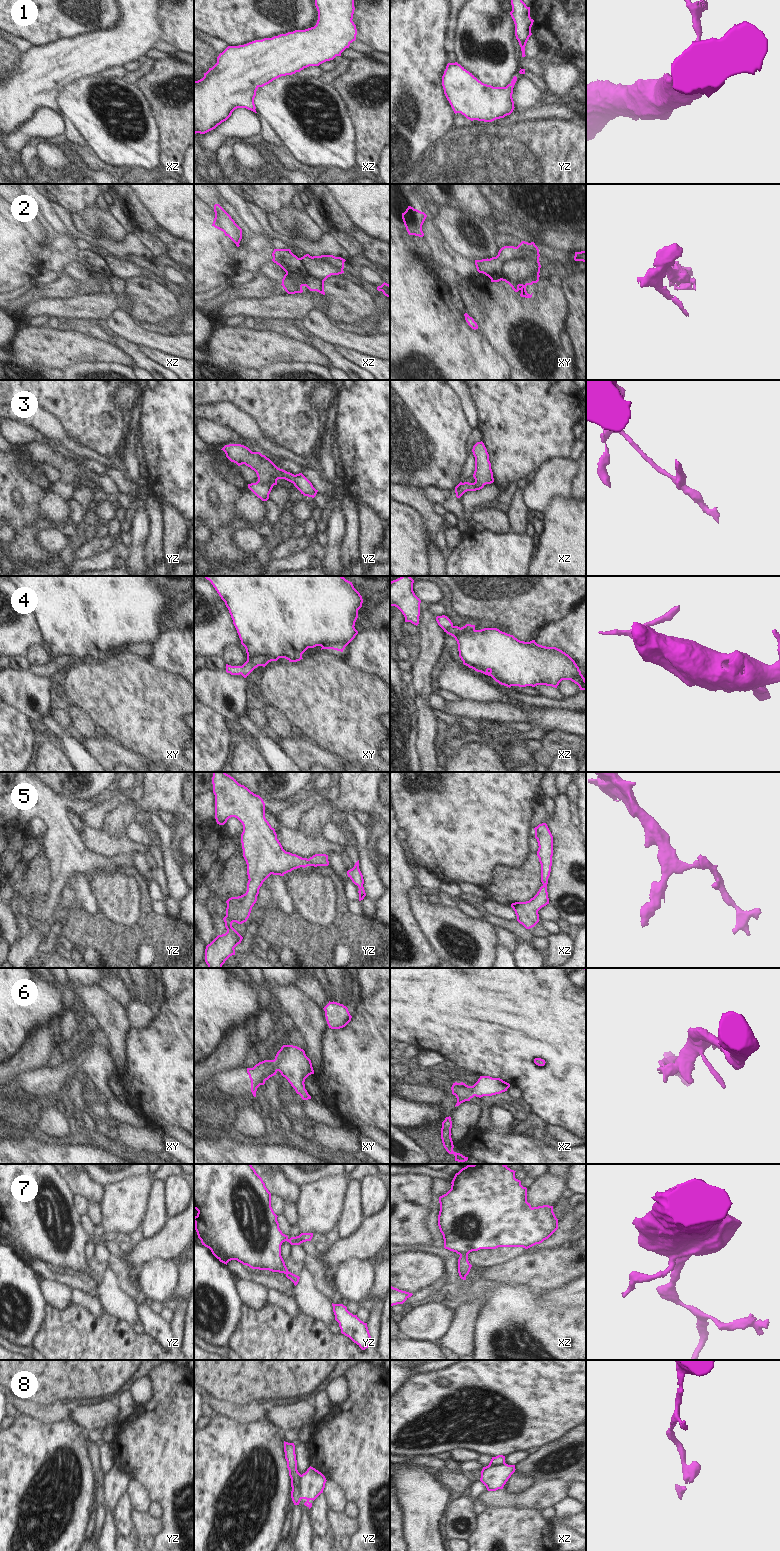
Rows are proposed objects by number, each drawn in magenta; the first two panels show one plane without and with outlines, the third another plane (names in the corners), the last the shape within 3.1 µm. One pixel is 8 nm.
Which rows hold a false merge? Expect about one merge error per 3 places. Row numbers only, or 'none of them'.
4, 8.

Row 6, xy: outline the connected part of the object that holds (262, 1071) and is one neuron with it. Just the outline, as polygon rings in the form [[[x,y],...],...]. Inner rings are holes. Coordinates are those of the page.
[[[283,1045],[274,1060],[264,1060],[253,1068],[247,1068],[254,1097],[256,1097],[257,1088],[264,1085],[265,1081],[276,1075],[278,1071],[303,1100],[311,1099],[304,1082],[309,1075],[314,1074],[312,1063],[303,1049],[293,1045]]]

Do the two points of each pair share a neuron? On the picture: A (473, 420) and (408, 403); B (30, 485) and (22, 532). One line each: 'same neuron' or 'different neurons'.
A: different neurons
B: same neuron

